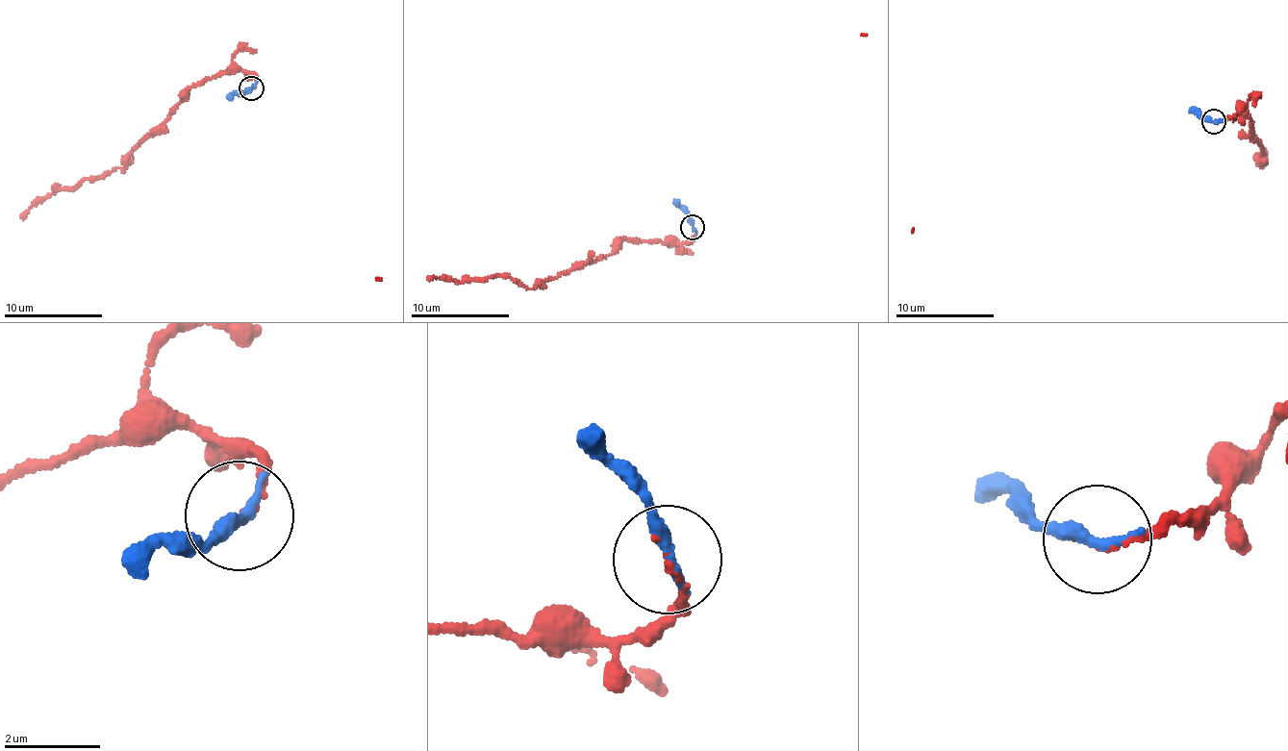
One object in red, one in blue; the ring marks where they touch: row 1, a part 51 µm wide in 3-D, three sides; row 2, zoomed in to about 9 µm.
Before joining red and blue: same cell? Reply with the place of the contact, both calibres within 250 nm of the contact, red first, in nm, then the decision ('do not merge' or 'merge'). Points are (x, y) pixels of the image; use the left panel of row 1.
at (251, 87); 100 nm thick on the red side, 320 nm on the other; merge

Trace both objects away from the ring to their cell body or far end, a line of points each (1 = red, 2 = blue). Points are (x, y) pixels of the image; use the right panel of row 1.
1: (1213, 122), (1240, 111), (1243, 102), (1242, 113), (1267, 162), (1256, 159), (1258, 153), (1265, 156), (1256, 165)
2: (1213, 122), (1205, 121), (1191, 108)

